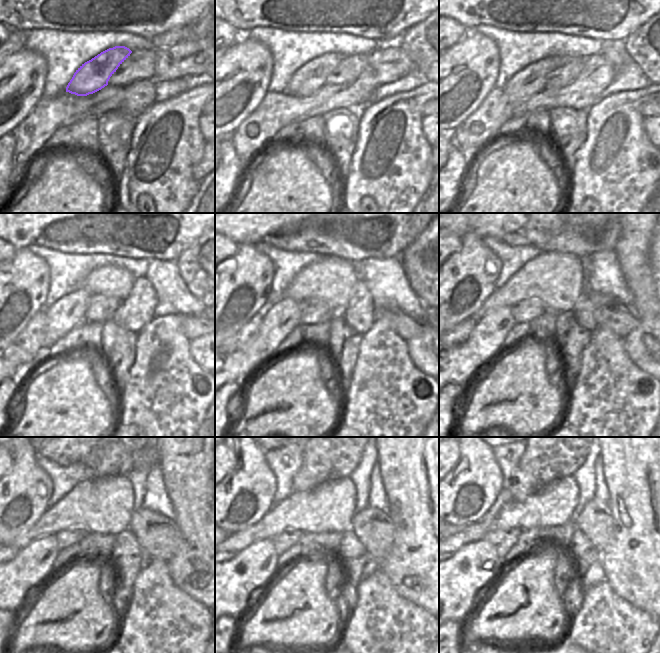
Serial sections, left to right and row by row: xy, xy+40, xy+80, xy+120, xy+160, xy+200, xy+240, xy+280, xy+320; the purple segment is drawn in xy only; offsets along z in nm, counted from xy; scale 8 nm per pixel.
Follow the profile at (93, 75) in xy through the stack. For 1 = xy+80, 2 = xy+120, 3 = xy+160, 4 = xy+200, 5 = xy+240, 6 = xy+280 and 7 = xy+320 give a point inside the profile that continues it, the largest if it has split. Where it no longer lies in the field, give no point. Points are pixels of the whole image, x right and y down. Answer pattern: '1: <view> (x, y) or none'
1: xy+80 (531, 80)
2: xy+120 (69, 312)
3: xy+160 (279, 320)
4: xy+200 (459, 364)
5: xy+240 (11, 582)
6: xy+280 (235, 581)
7: xy+320 (471, 568)

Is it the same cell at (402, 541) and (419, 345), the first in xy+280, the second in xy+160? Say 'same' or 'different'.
same

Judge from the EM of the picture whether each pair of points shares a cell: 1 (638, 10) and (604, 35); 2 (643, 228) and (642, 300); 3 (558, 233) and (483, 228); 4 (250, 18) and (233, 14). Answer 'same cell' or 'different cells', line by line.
1: same cell
2: same cell
3: same cell
4: same cell

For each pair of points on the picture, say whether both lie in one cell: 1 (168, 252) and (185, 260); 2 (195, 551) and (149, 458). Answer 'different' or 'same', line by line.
1: different
2: different

